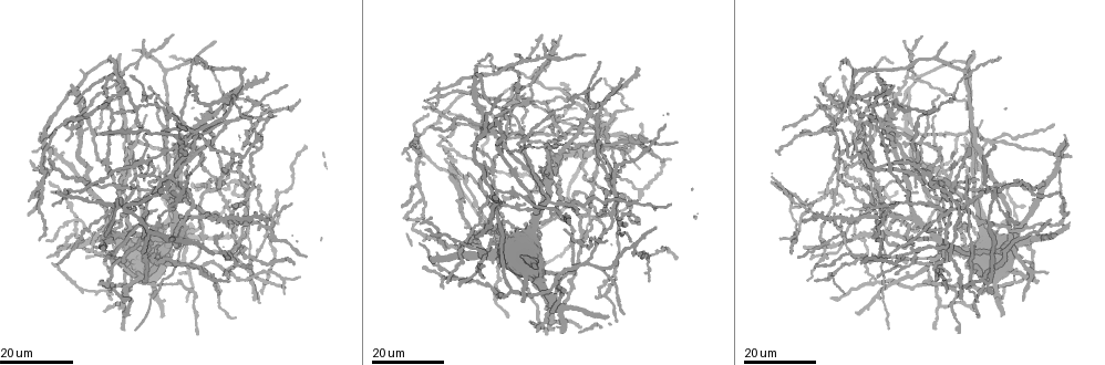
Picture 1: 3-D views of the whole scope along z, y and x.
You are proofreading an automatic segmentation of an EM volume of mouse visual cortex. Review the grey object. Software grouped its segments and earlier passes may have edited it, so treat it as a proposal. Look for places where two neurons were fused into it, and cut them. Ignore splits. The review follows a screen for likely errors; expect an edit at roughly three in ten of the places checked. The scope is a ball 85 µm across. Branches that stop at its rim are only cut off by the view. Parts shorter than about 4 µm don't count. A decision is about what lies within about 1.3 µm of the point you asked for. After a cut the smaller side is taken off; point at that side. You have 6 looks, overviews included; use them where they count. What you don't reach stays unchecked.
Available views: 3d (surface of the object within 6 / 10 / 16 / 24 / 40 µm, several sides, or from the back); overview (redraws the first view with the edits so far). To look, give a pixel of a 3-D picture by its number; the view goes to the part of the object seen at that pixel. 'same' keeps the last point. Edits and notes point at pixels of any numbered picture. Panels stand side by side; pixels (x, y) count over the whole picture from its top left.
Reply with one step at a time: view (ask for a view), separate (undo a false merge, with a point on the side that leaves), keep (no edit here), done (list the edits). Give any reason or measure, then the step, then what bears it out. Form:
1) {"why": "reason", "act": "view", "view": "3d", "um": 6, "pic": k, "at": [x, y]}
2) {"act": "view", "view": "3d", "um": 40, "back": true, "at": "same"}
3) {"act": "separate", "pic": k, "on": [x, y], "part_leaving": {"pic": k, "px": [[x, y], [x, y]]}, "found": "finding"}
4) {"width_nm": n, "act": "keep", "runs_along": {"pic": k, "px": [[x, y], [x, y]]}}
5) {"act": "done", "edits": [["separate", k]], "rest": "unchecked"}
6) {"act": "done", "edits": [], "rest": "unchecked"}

{"why": "branch point", "act": "view", "view": "3d", "um": 16, "pic": 1, "at": [944, 230]}

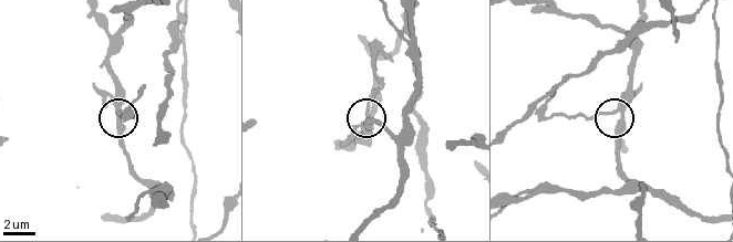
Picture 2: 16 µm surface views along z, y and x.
{"why": "zoom in", "act": "view", "view": "3d", "um": 6, "pic": 2, "at": [617, 111]}

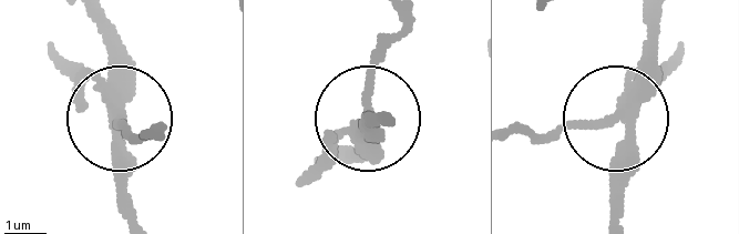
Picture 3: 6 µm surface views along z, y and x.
{"act": "separate", "pic": 3, "on": [124, 132], "part_leaving": {"pic": 3, "px": [[616, 119], [577, 119], [545, 136], [513, 129]]}, "found": "a second neuron is stuck on"}

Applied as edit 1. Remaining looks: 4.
{"why": "branch point", "act": "view", "view": "3d", "um": 24, "pic": 1, "at": [612, 190]}

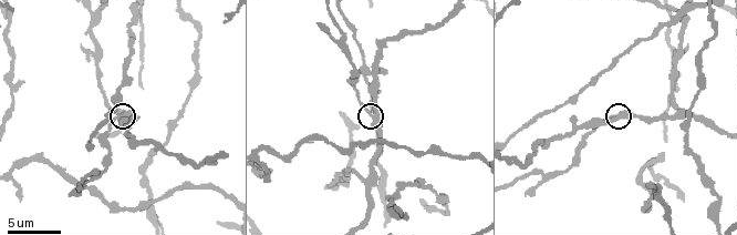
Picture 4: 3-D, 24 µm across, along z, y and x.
{"why": "zoom in", "act": "view", "view": "3d", "um": 6, "pic": 4, "at": [375, 116]}

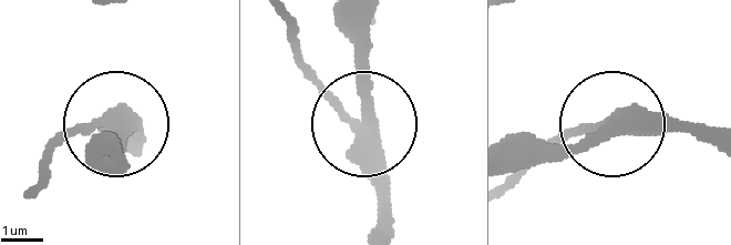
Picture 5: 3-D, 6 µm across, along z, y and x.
{"side_arm_um": 20, "act": "keep", "runs_along": {"pic": 5, "px": [[377, 223], [377, 149], [299, 57]]}, "found": "continuous, no second neuron"}

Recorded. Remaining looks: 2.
{"why": "branch point", "act": "view", "view": "3d", "um": 24, "pic": 1, "at": [108, 284]}

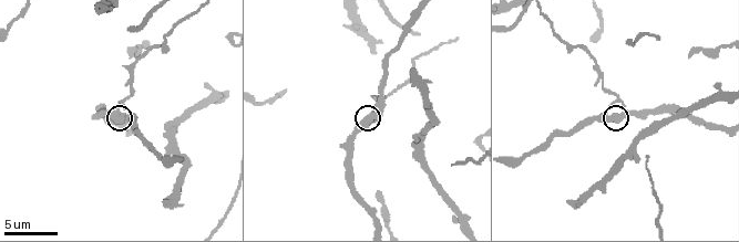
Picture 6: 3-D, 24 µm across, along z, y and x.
{"act": "view", "view": "3d", "um": 10, "pic": 6, "at": [119, 113]}

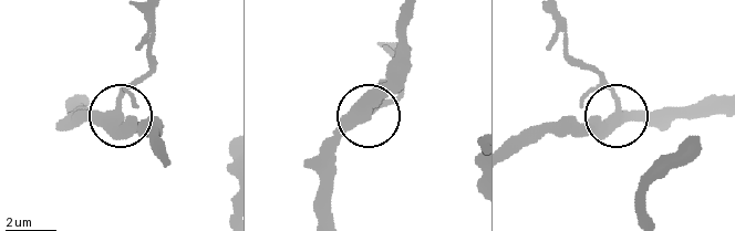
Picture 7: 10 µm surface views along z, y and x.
{"act": "keep", "runs_along": {"pic": 7, "px": [[331, 216], [331, 171], [339, 139], [405, 72]]}, "found": "one neuron here"}

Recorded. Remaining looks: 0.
{"act": "done", "edits": [["separate", 3]], "rest": "unchecked"}

